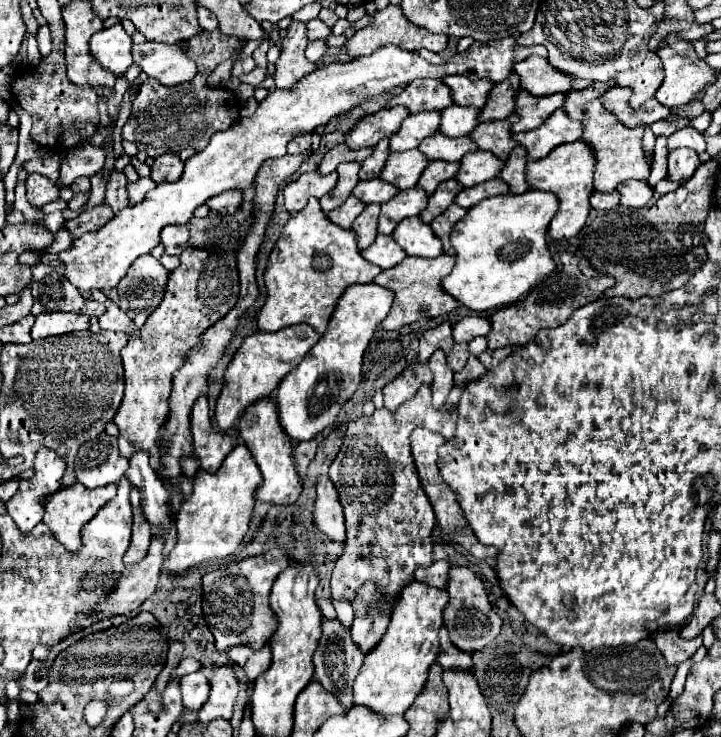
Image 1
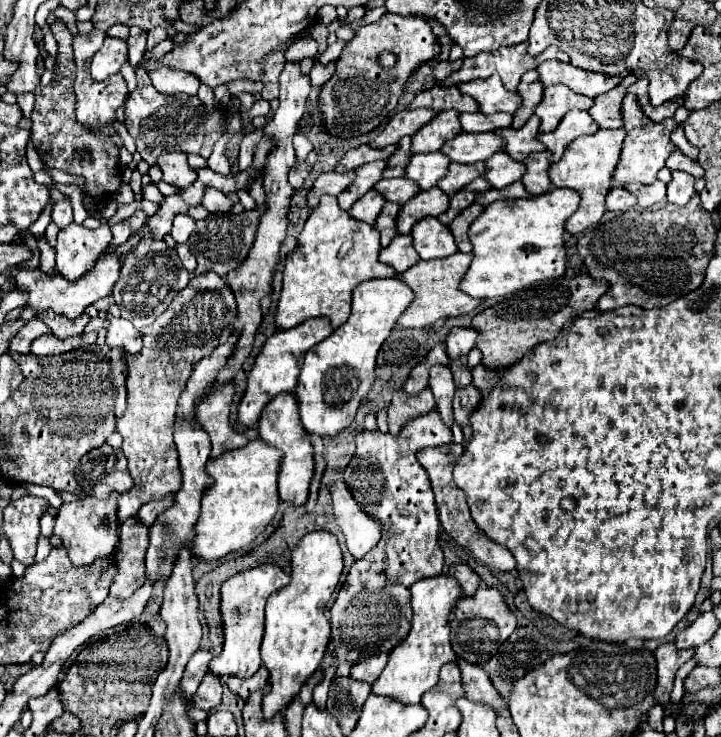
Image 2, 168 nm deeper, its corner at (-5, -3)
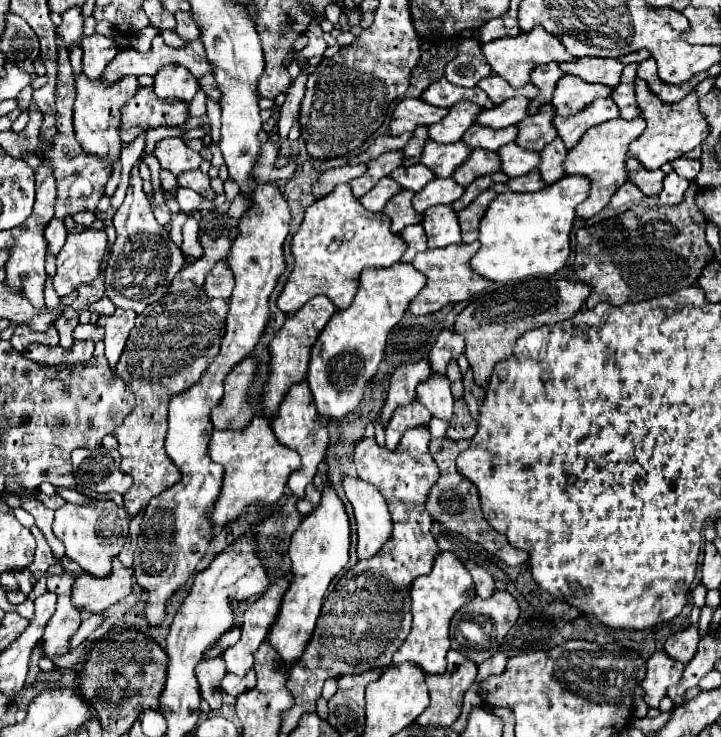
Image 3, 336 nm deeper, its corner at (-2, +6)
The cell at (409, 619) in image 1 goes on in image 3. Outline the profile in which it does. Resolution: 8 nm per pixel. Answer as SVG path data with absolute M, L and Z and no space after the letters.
M441 552L435 558L433 570L427 576L419 576L413 580L411 586L411 600L413 600L413 626L407 640L401 648L393 654L391 666L399 666L403 662L417 664L425 674L443 674L447 666L447 652L449 652L449 622L453 614L471 598L475 596L475 586L471 576L467 574L465 566L453 552Z

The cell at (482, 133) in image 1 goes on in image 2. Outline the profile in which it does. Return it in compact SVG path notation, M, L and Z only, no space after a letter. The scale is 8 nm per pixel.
M532 115L530 121L528 121L522 129L508 127L508 129L498 129L496 133L498 133L500 137L504 137L504 141L506 141L504 151L506 151L512 159L524 161L526 155L546 149L546 147L538 141L538 133L540 133L538 127L540 127L540 121L536 119L536 115Z

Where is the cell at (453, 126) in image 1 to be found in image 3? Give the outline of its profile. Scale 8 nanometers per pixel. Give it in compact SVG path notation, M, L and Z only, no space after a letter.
M509 98L503 104L491 108L491 110L481 110L477 114L477 122L481 126L489 126L489 128L507 128L511 124L521 122L527 116L527 98Z

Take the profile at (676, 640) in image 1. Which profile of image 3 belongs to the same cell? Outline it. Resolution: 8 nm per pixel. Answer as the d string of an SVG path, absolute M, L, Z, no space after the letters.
M657 650L647 660L647 676L643 680L643 700L647 702L647 706L659 708L659 702L667 694L667 688L679 682L683 668L685 666L673 660L665 650Z

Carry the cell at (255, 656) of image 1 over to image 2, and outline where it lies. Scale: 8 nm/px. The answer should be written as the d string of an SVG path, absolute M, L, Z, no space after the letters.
M260 667L260 669L254 673L254 677L250 677L250 679L230 677L230 679L226 681L228 689L230 689L232 693L236 693L238 697L242 697L242 699L248 699L252 693L264 689L266 683L268 683L268 671L266 671L266 667Z

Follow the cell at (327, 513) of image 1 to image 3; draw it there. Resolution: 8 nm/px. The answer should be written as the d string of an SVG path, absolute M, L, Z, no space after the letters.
M353 476L343 478L343 490L353 506L357 522L357 556L369 558L391 536L391 516L387 502L373 484Z

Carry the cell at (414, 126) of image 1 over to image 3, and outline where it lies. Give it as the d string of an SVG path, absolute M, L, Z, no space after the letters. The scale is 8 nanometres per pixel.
M459 102L455 106L451 106L447 118L437 122L435 126L427 126L429 140L439 142L439 144L449 144L449 142L461 140L463 132L471 124L475 124L475 114L479 114L479 110L481 108L471 102Z

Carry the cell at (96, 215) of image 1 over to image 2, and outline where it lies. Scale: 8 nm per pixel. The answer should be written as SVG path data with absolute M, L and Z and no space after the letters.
M70 223L58 233L56 243L56 267L64 279L78 281L80 275L92 269L94 261L102 255L112 239L110 227L104 223L98 229L86 229L84 225Z

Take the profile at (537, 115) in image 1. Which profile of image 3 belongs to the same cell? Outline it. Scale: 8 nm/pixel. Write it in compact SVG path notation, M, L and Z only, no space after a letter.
M563 76L559 78L551 104L555 108L557 116L571 116L583 110L587 104L591 104L597 98L609 98L611 88L603 84L587 84L579 78Z

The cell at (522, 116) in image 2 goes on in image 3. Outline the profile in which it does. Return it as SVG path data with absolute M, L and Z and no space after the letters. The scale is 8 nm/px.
M549 62L549 64L543 64L543 66L533 68L531 82L539 88L539 94L529 102L531 106L527 108L527 114L537 114L537 110L539 110L541 104L551 102L551 90L555 88L555 82L561 76L563 76L563 72L559 70L559 66L555 62Z

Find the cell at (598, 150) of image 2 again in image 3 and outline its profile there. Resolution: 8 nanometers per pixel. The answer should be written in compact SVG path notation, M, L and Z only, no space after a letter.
M615 118L613 122L603 122L599 126L593 126L591 130L587 130L587 134L583 134L579 144L567 152L565 162L563 162L565 174L581 174L581 176L587 176L591 182L591 192L589 192L587 200L581 202L575 210L577 218L587 220L587 218L595 216L597 212L601 212L609 204L609 198L613 196L613 192L627 180L627 170L625 170L627 146L643 130L645 130L643 118L633 118L633 120Z

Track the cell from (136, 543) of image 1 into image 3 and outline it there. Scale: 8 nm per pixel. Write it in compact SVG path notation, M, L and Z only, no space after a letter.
M119 558L113 560L113 568L107 576L95 578L93 574L83 574L73 584L73 604L85 608L87 612L103 612L115 602L127 598L135 584L133 568L125 568Z

